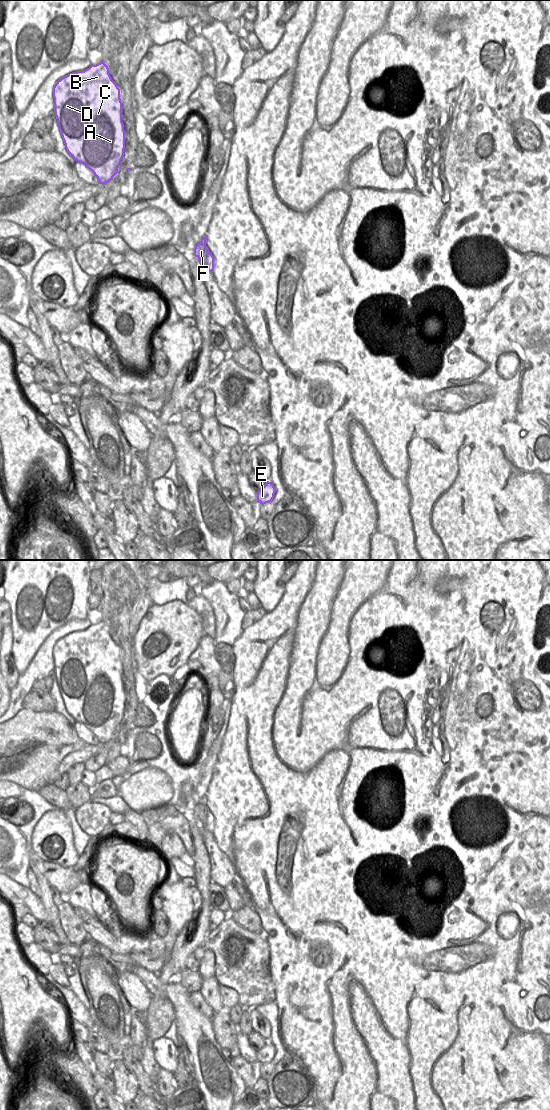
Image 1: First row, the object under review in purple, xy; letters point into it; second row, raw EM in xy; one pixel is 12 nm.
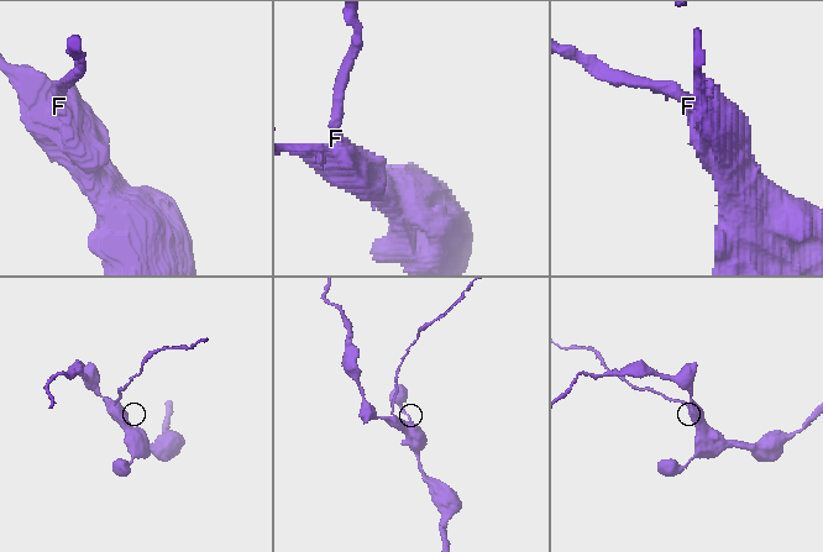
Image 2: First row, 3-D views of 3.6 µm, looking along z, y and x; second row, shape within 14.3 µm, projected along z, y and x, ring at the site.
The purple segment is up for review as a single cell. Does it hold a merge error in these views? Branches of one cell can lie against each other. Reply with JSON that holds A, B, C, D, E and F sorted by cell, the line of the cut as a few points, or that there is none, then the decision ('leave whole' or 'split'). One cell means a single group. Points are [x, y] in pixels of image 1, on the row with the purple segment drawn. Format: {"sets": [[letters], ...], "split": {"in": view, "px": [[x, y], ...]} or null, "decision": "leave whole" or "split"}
{"sets": [["A", "B", "C", "D", "E"], ["F"]], "split": {"in": "xy", "px": [[208, 250], [208, 261], [204, 269]]}, "decision": "split"}

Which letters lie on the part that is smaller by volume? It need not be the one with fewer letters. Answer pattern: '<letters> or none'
F

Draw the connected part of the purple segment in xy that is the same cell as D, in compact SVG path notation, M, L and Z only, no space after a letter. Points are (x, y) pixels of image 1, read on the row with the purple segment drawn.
M102 61L91 65L84 71L72 72L53 87L54 114L58 128L70 156L85 165L97 177L99 184L106 184L118 173L118 168L124 156L125 130L122 122L122 102L120 89L112 80L108 66Z

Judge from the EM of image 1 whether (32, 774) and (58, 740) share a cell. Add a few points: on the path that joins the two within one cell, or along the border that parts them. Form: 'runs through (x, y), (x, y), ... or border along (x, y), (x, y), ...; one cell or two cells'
runs through (32, 766), (50, 748); one cell

